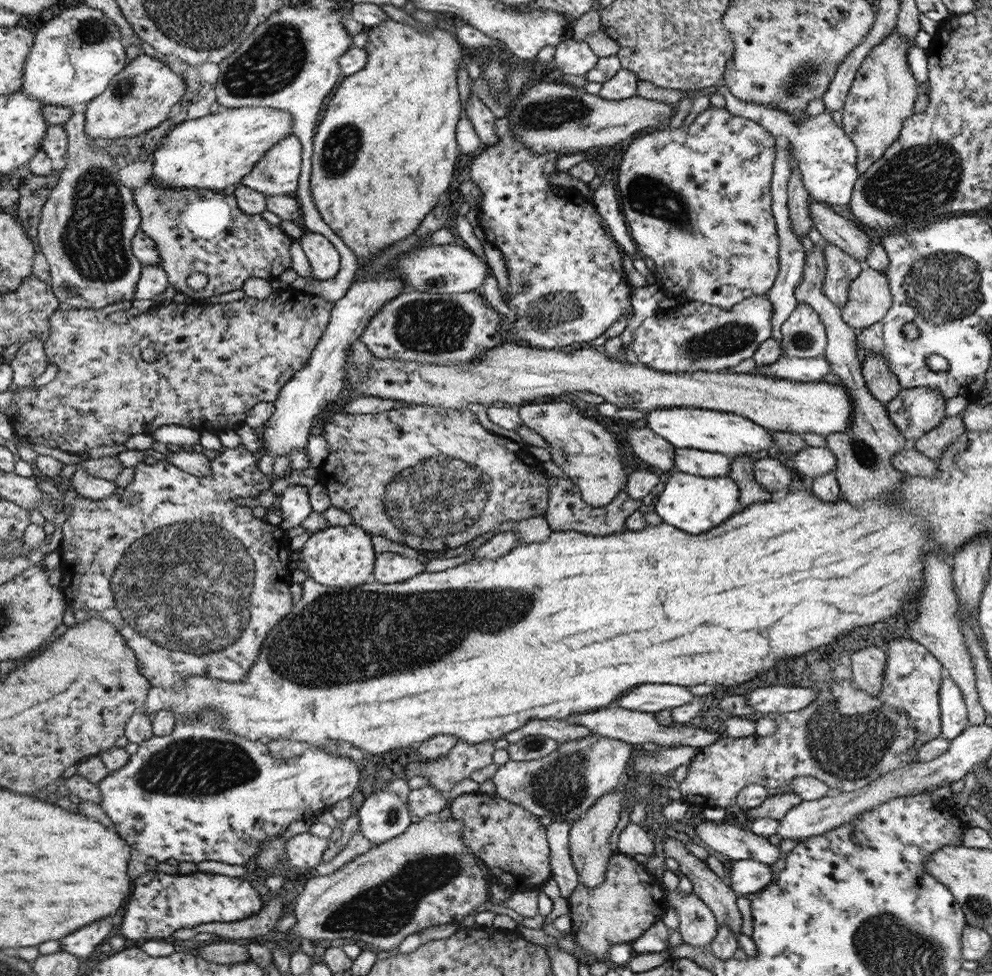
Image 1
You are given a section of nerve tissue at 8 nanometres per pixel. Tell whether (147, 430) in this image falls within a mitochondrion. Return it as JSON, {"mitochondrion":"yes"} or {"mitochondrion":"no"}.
{"mitochondrion":"no"}

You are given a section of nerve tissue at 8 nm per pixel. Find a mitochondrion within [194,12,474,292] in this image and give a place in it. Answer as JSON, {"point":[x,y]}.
{"point":[272,62]}

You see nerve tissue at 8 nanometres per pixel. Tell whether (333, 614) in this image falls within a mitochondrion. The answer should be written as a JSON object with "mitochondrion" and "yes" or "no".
{"mitochondrion":"yes"}

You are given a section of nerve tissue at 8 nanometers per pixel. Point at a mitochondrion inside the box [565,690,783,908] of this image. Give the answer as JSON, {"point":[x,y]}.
{"point":[664,776]}

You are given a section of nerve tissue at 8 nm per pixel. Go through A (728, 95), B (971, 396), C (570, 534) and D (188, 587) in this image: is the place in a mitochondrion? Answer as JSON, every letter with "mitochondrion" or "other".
{"A":"other","B":"other","C":"other","D":"mitochondrion"}

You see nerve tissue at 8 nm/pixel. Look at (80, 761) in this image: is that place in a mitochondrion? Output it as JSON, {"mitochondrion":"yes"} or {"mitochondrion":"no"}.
{"mitochondrion":"no"}

